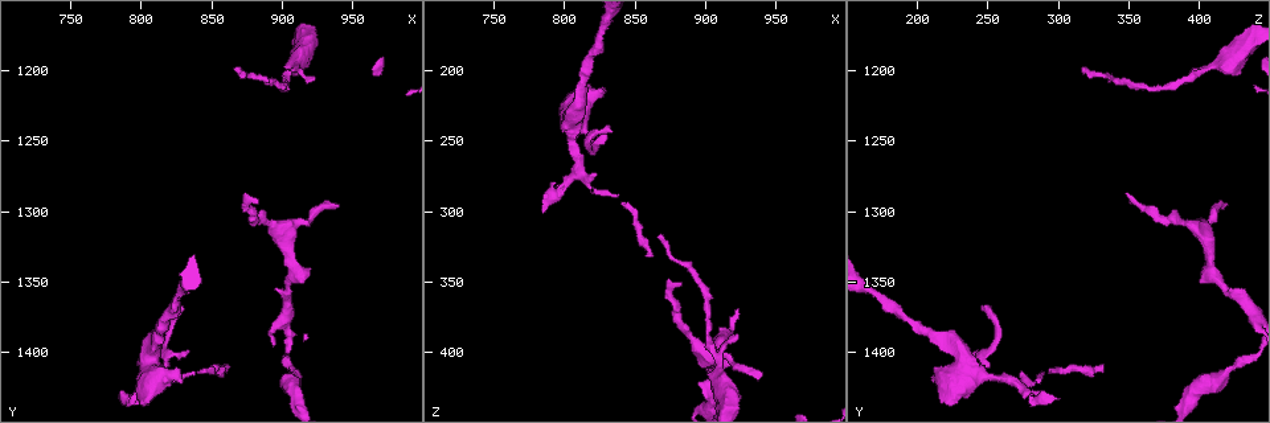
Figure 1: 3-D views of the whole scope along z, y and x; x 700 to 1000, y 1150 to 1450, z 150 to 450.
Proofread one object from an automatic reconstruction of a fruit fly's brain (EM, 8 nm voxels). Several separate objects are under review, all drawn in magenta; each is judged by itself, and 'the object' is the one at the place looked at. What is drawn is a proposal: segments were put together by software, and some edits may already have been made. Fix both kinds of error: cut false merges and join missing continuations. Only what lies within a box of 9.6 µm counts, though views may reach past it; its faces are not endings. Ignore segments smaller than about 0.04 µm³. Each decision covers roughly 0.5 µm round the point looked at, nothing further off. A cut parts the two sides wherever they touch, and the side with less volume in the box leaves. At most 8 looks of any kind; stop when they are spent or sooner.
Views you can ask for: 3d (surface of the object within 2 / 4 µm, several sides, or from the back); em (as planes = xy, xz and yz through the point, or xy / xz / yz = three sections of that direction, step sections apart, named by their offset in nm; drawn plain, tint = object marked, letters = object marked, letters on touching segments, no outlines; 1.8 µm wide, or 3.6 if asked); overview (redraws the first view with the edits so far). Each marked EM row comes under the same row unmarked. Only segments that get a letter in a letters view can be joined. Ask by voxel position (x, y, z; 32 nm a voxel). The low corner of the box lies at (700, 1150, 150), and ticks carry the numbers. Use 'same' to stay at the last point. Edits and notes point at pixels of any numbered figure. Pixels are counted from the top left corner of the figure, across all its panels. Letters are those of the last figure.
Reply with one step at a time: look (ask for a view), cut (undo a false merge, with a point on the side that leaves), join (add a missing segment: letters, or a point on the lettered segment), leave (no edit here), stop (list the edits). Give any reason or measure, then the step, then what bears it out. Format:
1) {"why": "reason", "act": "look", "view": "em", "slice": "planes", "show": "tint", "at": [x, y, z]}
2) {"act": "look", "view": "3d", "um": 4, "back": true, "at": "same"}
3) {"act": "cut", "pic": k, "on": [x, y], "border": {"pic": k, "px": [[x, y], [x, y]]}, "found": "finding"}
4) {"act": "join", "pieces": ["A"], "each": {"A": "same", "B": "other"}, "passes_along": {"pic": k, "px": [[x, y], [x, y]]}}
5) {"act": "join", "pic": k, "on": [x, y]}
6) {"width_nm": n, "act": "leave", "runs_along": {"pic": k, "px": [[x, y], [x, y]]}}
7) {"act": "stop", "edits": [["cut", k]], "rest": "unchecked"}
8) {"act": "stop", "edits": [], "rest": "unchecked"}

{"why": "an open end", "act": "look", "view": "3d", "um": 4, "back": true, "at": [938, 1292, 420]}

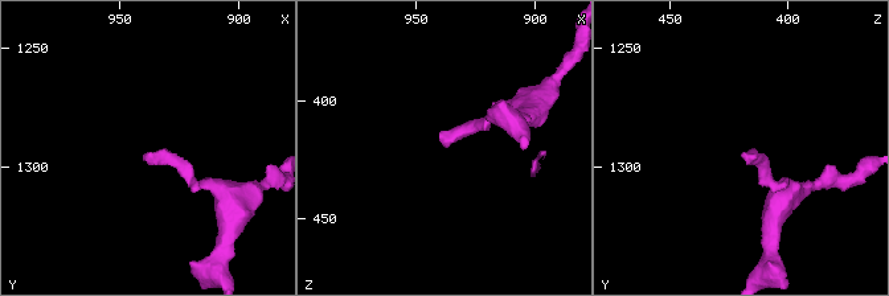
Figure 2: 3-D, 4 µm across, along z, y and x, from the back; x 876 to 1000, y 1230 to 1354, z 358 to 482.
{"act": "look", "view": "em", "slice": "planes", "show": "letters", "at": [938, 1292, 420]}

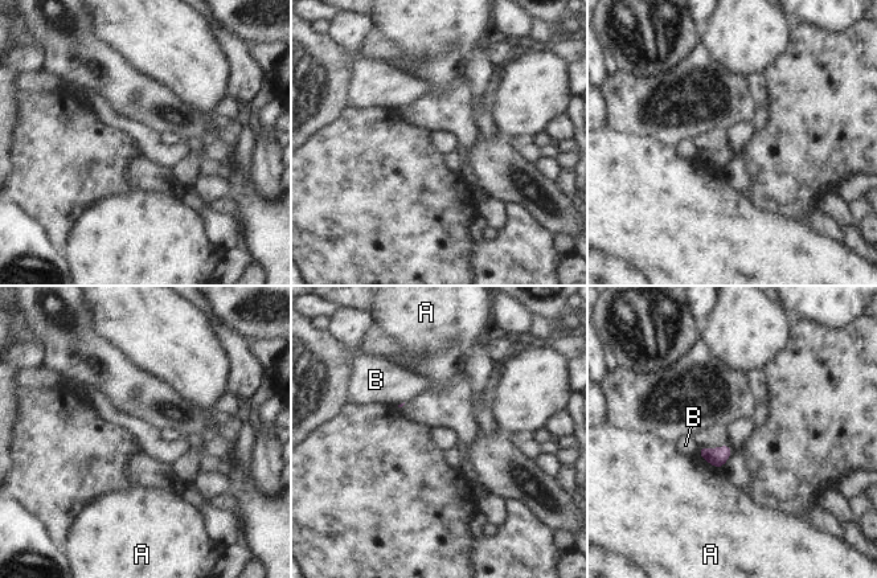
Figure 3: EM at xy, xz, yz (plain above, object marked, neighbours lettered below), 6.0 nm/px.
{"width_nm": 100, "act": "leave", "each": {"A": "other", "B": "other"}, "border": {"pic": 3, "px": [[699, 447], [696, 453]]}, "found": "none of them fits"}

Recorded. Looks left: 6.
{"act": "look", "view": "em", "slice": "planes", "show": "letters", "at": [924, 1204, 386]}

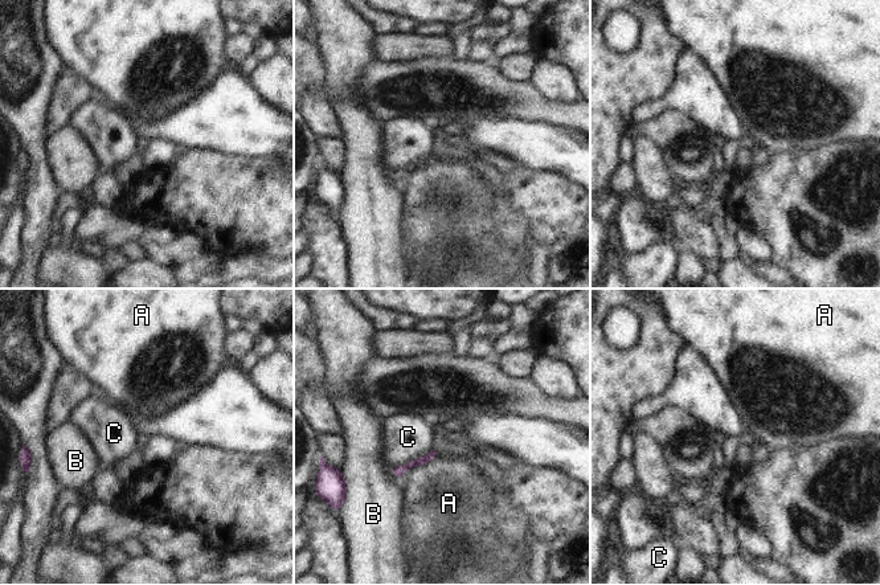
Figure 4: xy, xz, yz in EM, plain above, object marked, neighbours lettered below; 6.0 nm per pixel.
{"longest_contact_nm": ["C", 280], "act": "leave", "each": {"A": "other", "B": "other", "C": "other"}, "found": "no lettered segment goes on from it"}

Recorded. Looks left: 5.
{"act": "look", "view": "3d", "um": 4, "back": true, "at": [820, 1412, 276]}

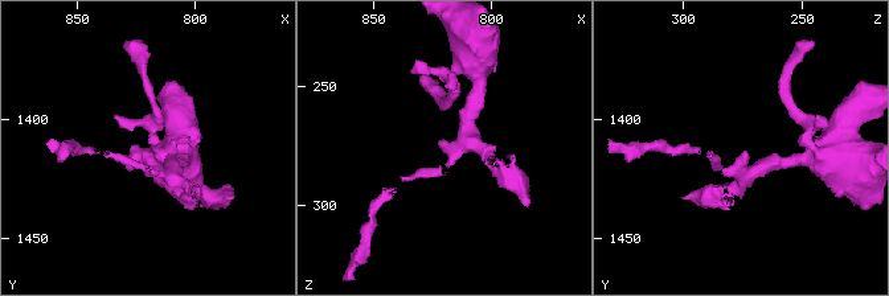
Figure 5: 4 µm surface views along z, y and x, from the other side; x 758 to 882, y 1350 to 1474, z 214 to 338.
{"why": "now the EM", "act": "look", "view": "em", "slice": "xy", "step": 16, "show": "tint", "at": [822, 1414, 274]}

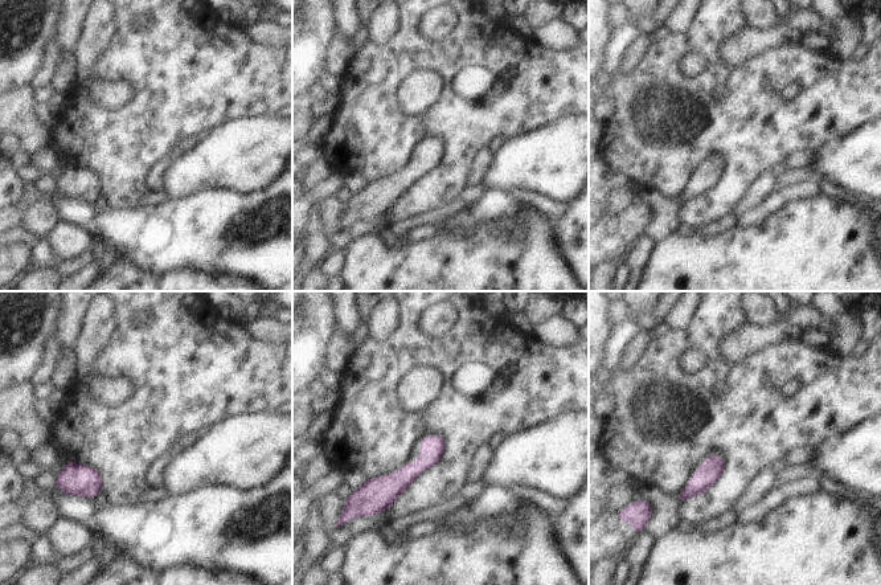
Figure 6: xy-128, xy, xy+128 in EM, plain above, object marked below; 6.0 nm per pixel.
{"why": "cut it another way", "act": "look", "view": "em", "slice": "planes", "show": "letters", "at": "same"}

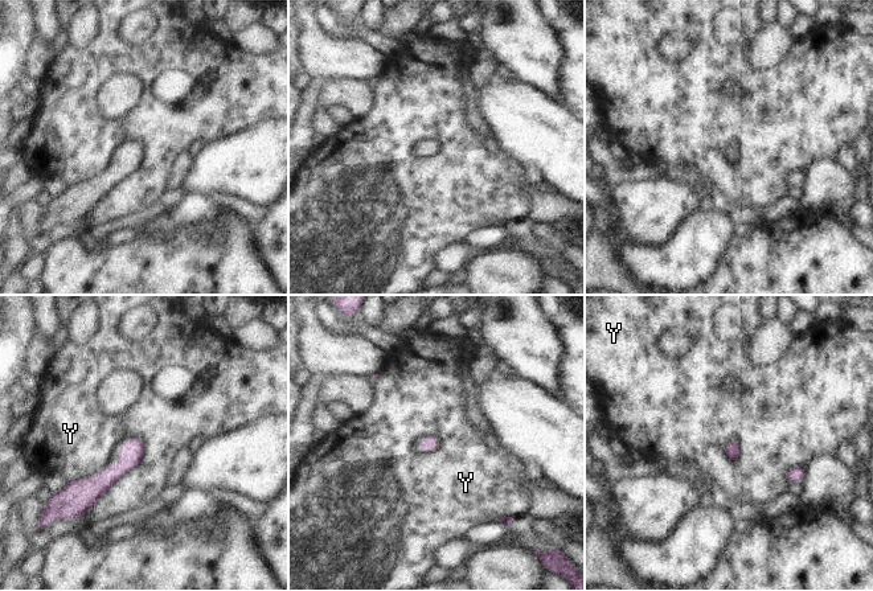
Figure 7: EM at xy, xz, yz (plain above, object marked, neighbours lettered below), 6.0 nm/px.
{"act": "leave", "each": {"Y": "other"}, "border": {"pic": 7, "px": [[140, 436], [144, 459], [87, 512]]}, "found": "no lettered segment goes on from it"}

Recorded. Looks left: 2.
{"act": "stop", "edits": [], "rest": "unchecked"}

